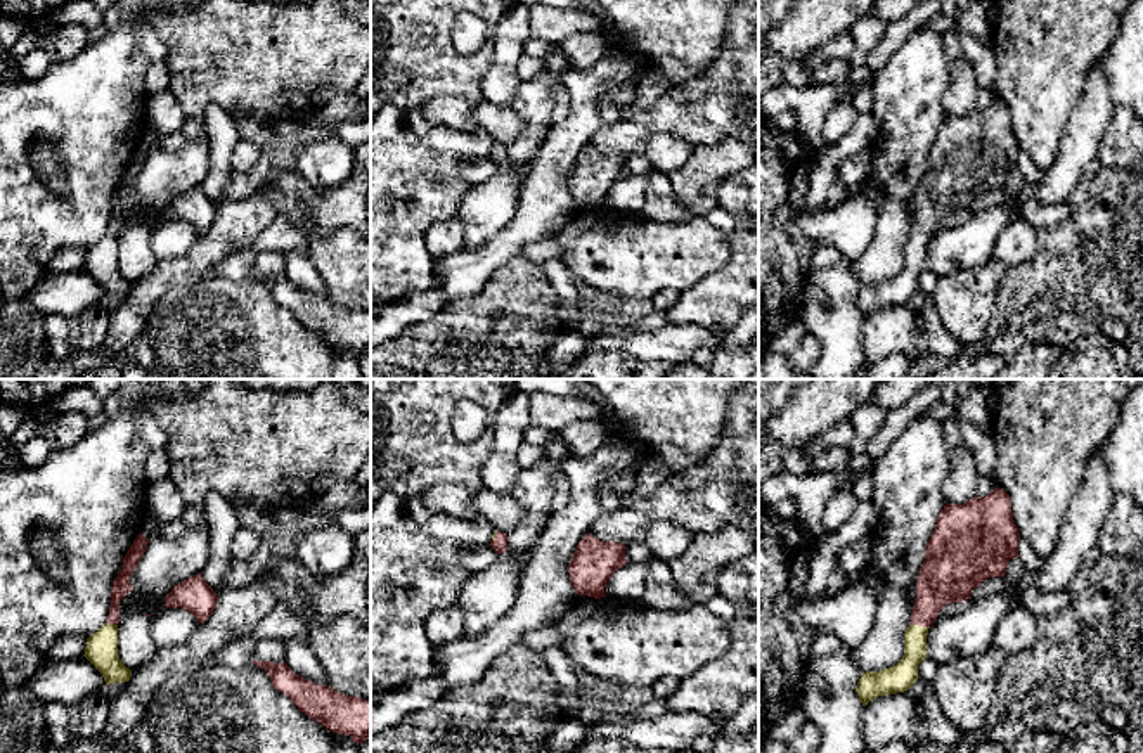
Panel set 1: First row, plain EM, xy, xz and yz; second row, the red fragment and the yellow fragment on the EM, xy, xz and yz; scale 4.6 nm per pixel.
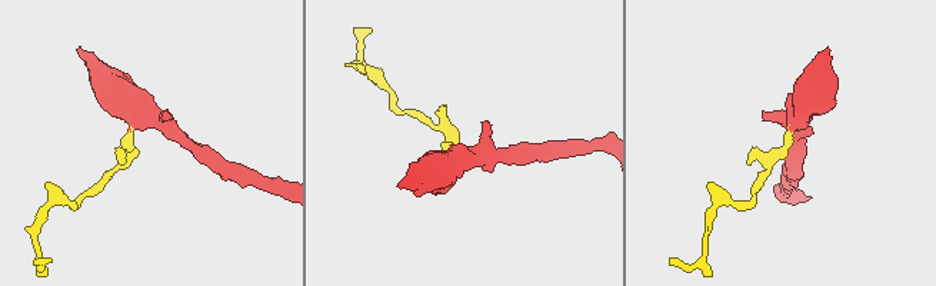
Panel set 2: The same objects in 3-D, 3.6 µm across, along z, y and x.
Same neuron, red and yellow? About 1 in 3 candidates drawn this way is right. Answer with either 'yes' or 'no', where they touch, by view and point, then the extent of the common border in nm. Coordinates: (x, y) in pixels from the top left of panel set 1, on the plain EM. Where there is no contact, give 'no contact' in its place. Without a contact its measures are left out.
yes; contact yz (920, 238); length 90 nm

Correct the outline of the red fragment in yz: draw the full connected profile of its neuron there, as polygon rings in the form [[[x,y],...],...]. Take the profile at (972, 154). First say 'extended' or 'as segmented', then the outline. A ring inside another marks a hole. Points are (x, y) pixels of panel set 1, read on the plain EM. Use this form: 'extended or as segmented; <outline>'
extended; [[[1003,100],[965,116],[944,118],[925,159],[911,235],[904,246],[904,268],[890,280],[861,287],[856,305],[862,319],[916,296],[918,277],[927,270],[928,241],[940,222],[970,211],[987,190],[1004,189],[1008,173],[1018,170],[1018,151],[1011,113]]]

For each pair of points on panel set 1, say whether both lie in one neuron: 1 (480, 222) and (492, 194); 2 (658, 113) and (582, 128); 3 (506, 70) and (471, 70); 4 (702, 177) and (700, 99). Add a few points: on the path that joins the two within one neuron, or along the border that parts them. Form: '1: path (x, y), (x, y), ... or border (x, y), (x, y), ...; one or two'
1: path (482, 215), (492, 201); one
2: border (601, 125), (586, 144); two
3: border (494, 30), (494, 61), (482, 77), (484, 99); two
4: border (740, 141), (695, 146); two

